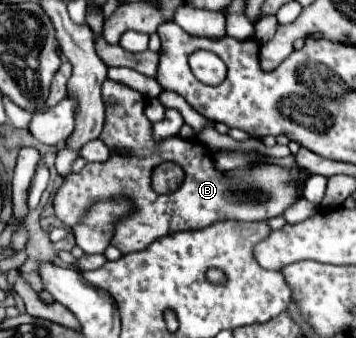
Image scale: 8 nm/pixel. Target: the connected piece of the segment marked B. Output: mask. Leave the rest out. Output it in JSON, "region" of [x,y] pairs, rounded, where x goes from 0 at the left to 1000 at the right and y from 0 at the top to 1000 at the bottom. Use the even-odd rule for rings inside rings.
{"region":[[[295,237],[289,243],[289,302],[295,302],[295,373],[284,391],[284,414],[301,426],[301,438],[312,450],[312,467],[289,485],[239,485],[239,497],[222,515],[194,515],[171,550],[171,562],[154,580],[154,627],[160,645],[177,651],[194,669],[211,669],[216,651],[233,639],[233,627],[272,592],[295,592],[295,586],[323,586],[323,580],[368,580],[374,598],[385,604],[385,621],[357,639],[351,651],[340,651],[323,675],[323,698],[312,710],[312,722],[323,734],[334,734],[340,751],[362,751],[362,746],[390,746],[402,734],[413,734],[430,710],[447,710],[458,698],[475,698],[486,686],[514,686],[514,680],[570,680],[615,651],[671,651],[671,657],[733,657],[733,651],[756,651],[772,645],[784,633],[801,627],[806,609],[817,609],[823,598],[834,598],[834,538],[857,533],[868,521],[862,503],[812,503],[778,485],[750,485],[750,491],[711,491],[711,497],[688,497],[688,503],[660,503],[660,509],[638,509],[621,515],[604,491],[598,473],[581,450],[581,438],[553,420],[553,414],[508,414],[508,408],[469,408],[452,426],[441,426],[424,402],[424,361],[407,349],[407,284],[396,284],[390,272],[317,243],[317,237]],[[458,479],[492,479],[514,497],[520,509],[520,533],[514,544],[480,568],[480,574],[435,574],[435,562],[424,556],[424,509],[458,485]]]}

